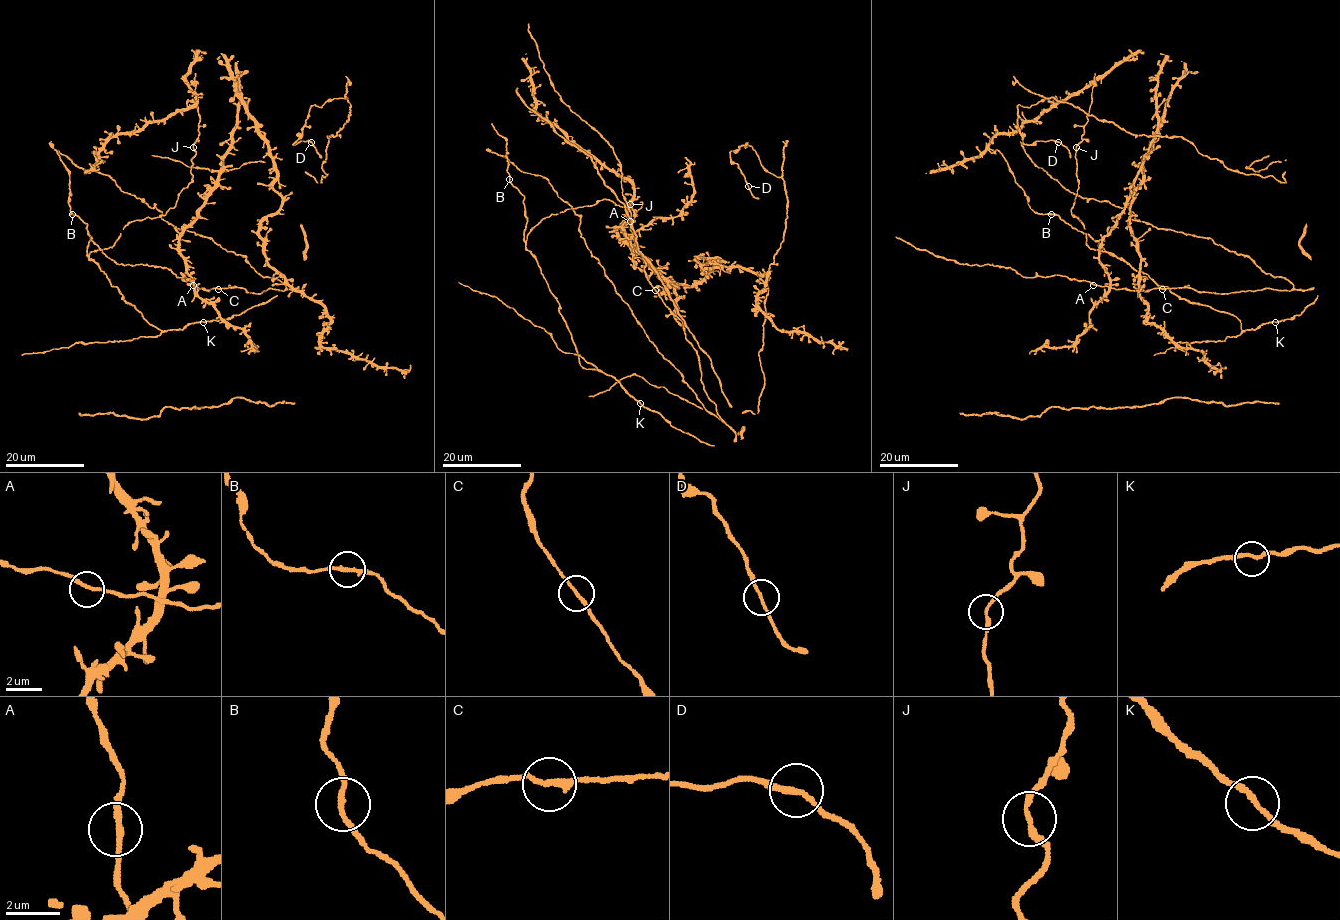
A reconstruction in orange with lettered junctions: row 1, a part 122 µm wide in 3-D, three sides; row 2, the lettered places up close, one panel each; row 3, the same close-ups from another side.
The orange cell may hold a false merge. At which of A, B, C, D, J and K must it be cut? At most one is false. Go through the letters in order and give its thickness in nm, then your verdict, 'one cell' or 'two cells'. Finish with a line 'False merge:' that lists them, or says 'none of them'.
A: calibre 200 nm; one cell
B: calibre 200 nm; one cell
C: calibre 200 nm; one cell
D: calibre 180 nm; one cell
J: calibre 200 nm; one cell
K: calibre 190 nm; one cell
False merge: none of them

